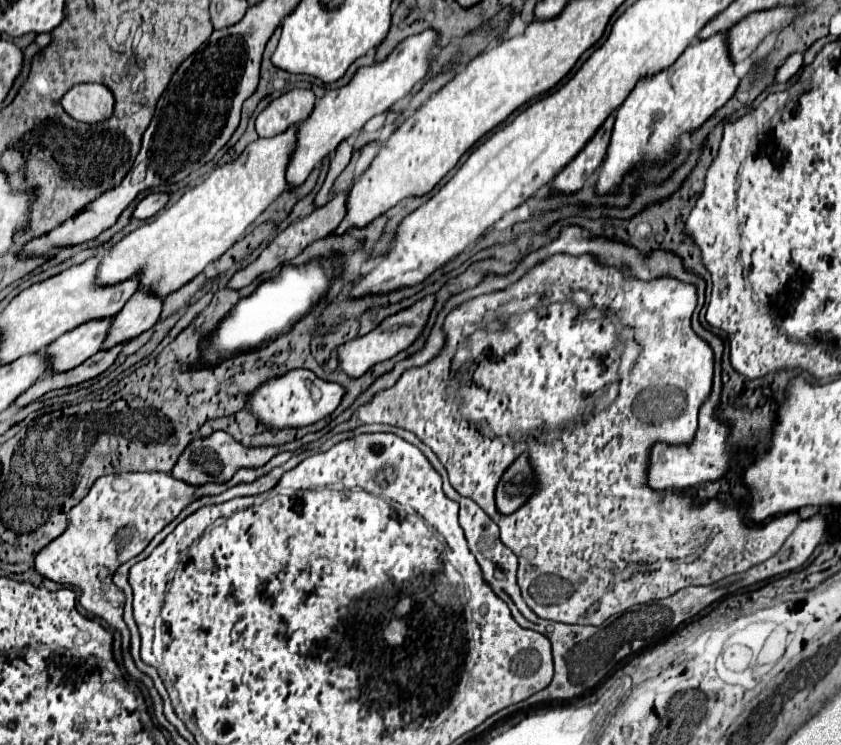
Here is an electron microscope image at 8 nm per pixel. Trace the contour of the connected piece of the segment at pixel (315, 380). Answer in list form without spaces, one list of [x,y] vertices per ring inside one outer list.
[[[292,369],[284,375],[260,383],[246,399],[246,409],[268,429],[306,427],[328,417],[340,403],[344,389],[338,383],[320,379],[310,369]]]

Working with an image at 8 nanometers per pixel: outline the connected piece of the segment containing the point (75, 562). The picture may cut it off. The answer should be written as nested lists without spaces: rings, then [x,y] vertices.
[[[164,471],[102,475],[94,481],[88,495],[72,509],[72,517],[68,517],[64,533],[34,553],[34,569],[46,579],[80,587],[80,603],[86,611],[104,619],[112,629],[120,633],[124,629],[124,633],[128,633],[126,623],[122,621],[124,597],[112,583],[114,571],[118,565],[136,557],[190,501],[202,495],[222,493],[218,489],[224,487],[228,485],[188,485]]]

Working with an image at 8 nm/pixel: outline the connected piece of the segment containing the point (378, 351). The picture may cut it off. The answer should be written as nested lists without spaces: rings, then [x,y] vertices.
[[[426,295],[424,299],[416,301],[414,305],[386,317],[376,329],[372,329],[370,333],[362,335],[362,337],[354,337],[352,341],[346,341],[344,345],[340,345],[334,353],[340,361],[340,369],[346,371],[350,377],[360,377],[364,375],[372,365],[380,363],[380,361],[386,361],[390,357],[394,357],[396,353],[400,353],[402,349],[406,349],[422,331],[430,311],[432,311],[432,305],[434,305],[434,295]]]

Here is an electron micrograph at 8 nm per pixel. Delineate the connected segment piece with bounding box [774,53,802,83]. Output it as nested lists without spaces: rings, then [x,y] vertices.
[[[792,53],[778,69],[776,69],[776,75],[774,75],[774,81],[778,83],[786,83],[802,65],[802,53]]]

